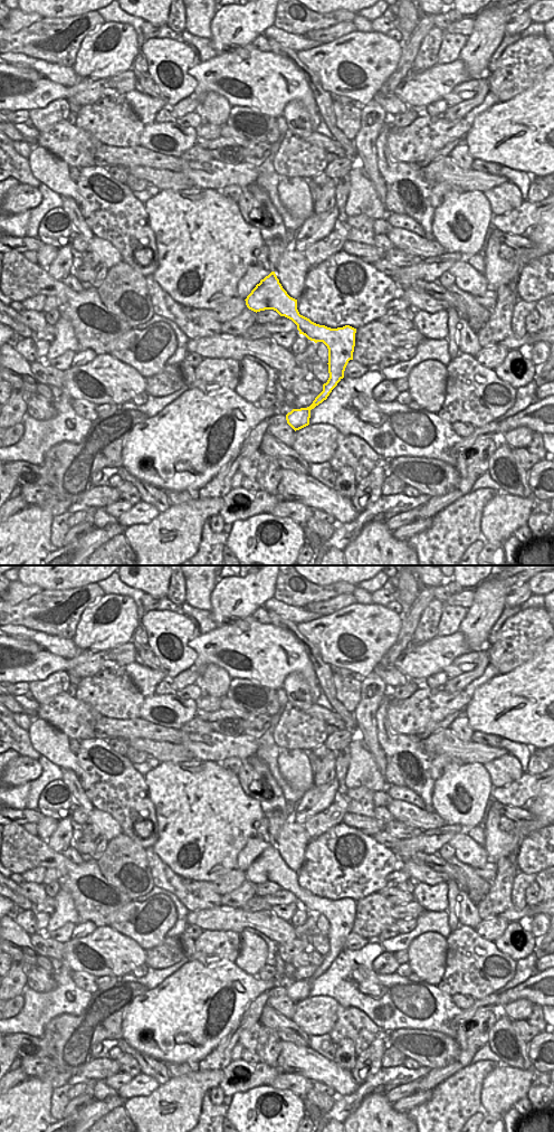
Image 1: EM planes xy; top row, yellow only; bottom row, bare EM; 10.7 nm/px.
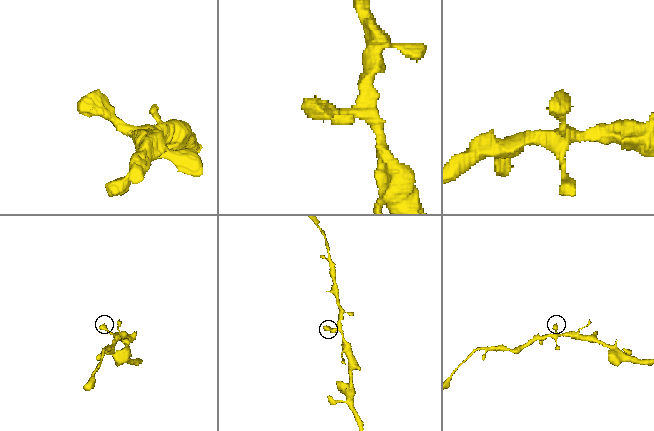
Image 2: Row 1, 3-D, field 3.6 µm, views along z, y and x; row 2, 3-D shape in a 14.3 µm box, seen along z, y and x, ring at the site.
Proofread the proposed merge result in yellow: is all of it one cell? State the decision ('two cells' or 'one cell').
one cell

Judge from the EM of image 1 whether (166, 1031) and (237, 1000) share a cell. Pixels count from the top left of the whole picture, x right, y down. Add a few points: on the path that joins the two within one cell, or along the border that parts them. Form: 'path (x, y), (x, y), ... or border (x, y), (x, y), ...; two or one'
path (188, 1030), (211, 1040), (229, 1021); one

